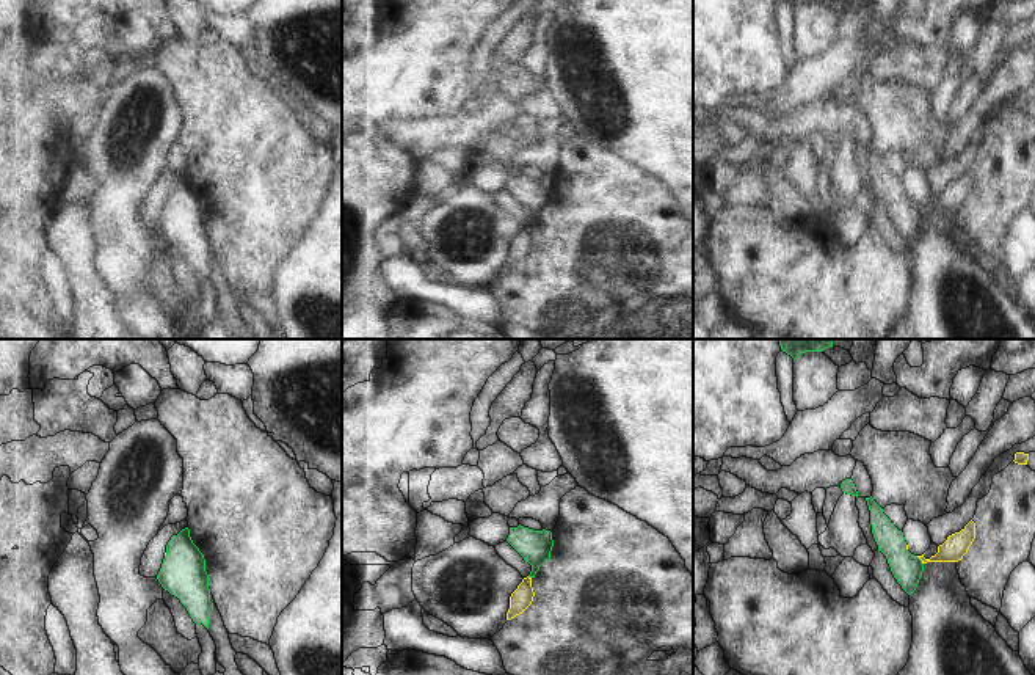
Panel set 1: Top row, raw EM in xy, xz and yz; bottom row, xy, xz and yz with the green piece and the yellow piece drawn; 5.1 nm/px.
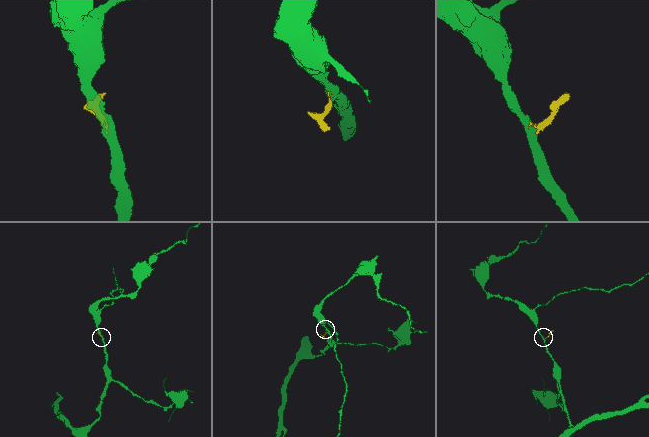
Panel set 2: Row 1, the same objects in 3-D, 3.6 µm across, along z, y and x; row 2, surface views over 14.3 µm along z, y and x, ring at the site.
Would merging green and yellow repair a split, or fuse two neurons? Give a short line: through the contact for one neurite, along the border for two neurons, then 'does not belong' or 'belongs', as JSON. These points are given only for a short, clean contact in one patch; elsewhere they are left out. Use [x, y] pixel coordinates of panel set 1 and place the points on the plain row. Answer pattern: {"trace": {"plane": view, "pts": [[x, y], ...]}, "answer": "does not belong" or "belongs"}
{"trace": {"plane": "yz", "pts": [[907, 217], [921, 209], [938, 206], [955, 195]]}, "answer": "belongs"}

